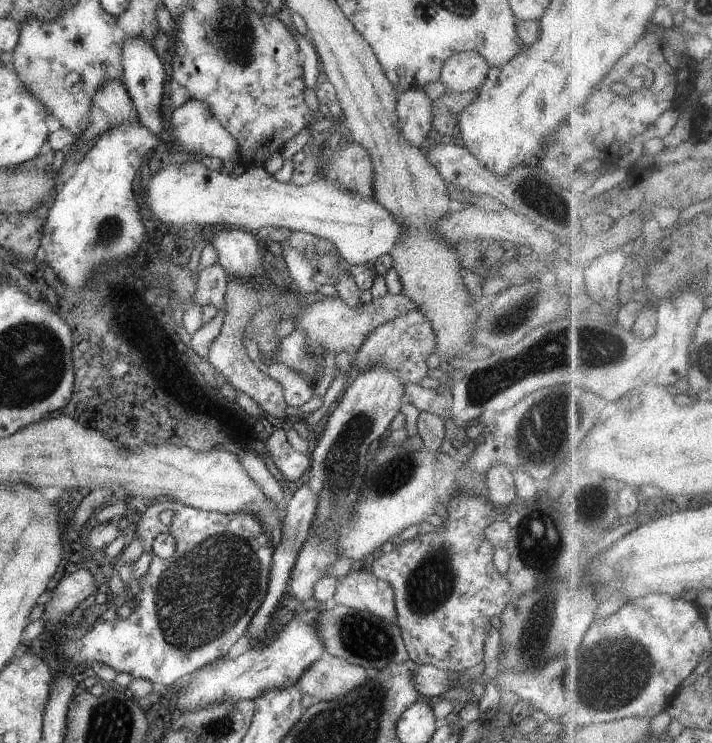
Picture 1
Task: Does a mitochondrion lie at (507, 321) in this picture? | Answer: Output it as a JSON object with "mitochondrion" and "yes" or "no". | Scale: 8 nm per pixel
{"mitochondrion":"yes"}

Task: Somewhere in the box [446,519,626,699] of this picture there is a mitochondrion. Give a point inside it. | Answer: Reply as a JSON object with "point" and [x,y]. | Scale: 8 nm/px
{"point":[537,623]}

